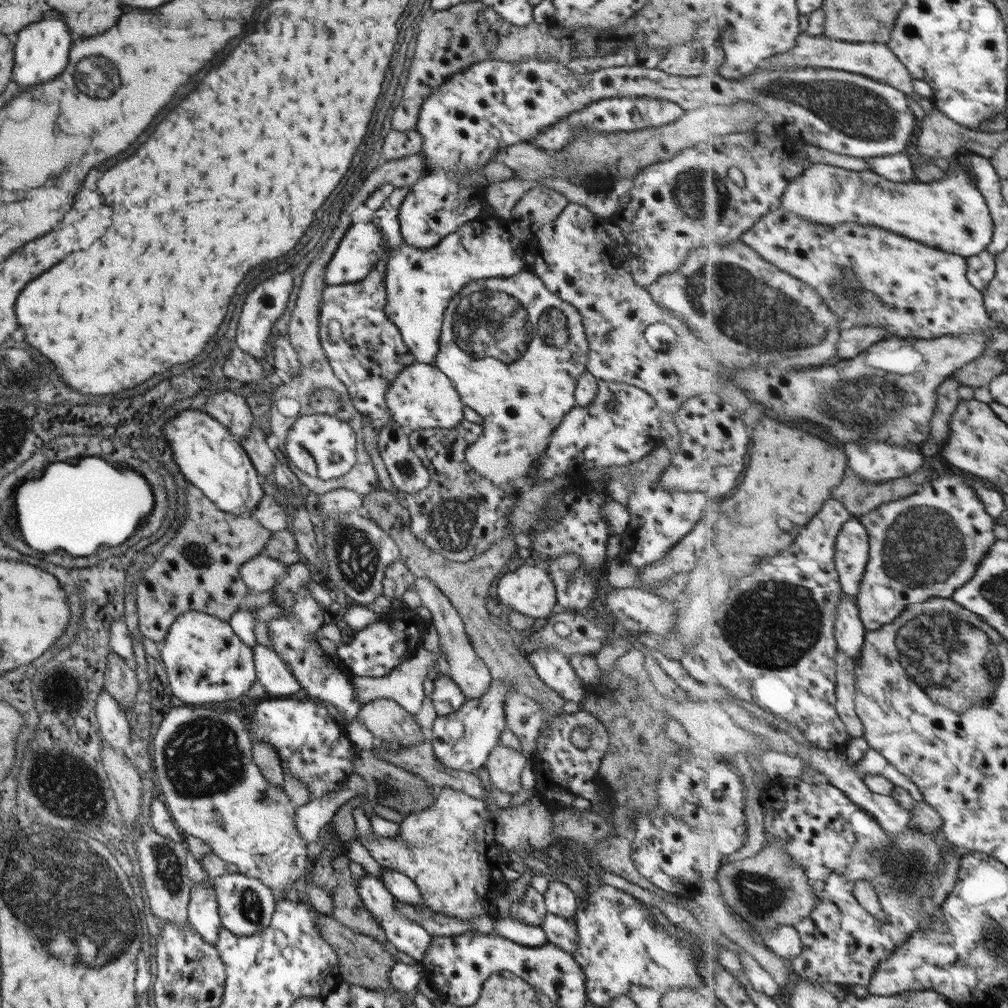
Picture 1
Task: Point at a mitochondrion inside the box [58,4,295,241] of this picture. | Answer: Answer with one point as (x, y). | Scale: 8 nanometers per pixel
(105, 62)

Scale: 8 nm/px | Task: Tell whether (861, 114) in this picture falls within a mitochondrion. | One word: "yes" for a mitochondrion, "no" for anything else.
yes

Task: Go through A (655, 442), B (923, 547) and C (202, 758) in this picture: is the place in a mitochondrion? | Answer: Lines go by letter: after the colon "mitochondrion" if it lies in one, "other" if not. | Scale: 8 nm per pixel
A: other
B: mitochondrion
C: mitochondrion

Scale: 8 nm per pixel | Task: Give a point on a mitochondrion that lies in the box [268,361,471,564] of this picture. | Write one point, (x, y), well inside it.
(322, 425)

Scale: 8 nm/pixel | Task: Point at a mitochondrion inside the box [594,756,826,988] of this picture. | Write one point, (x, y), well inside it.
(759, 897)

